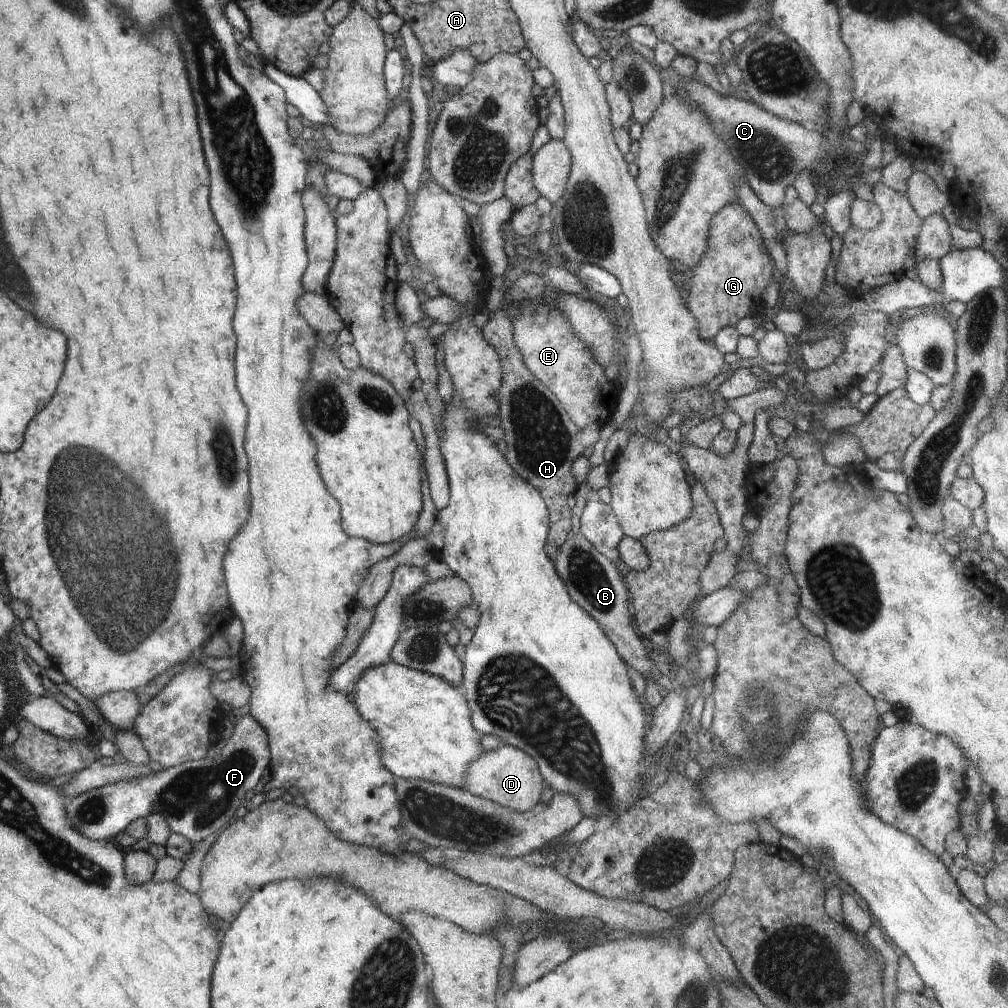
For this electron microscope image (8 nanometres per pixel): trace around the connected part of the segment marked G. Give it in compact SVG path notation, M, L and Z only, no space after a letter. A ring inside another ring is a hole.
M728 204L718 214L712 216L708 230L708 250L700 258L698 266L689 270L690 280L685 287L688 299L685 300L686 308L700 324L700 338L714 341L714 336L725 327L735 327L738 320L744 317L752 317L761 312L763 300L762 290L773 280L773 261L764 245L761 233L753 222L750 214L740 204ZM731 232L737 232L741 241L732 241Z

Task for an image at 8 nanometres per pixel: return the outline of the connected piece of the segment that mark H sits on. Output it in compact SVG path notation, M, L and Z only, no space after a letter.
M504 308L488 320L482 331L484 340L496 351L502 365L497 397L500 427L504 430L504 442L508 444L505 459L517 475L527 480L542 495L550 521L546 543L560 548L571 532L571 506L567 500L579 488L570 471L571 464L582 456L588 446L592 448L598 442L601 425L592 423L589 428L580 430L556 395L528 370L513 339L512 313L506 312Z

